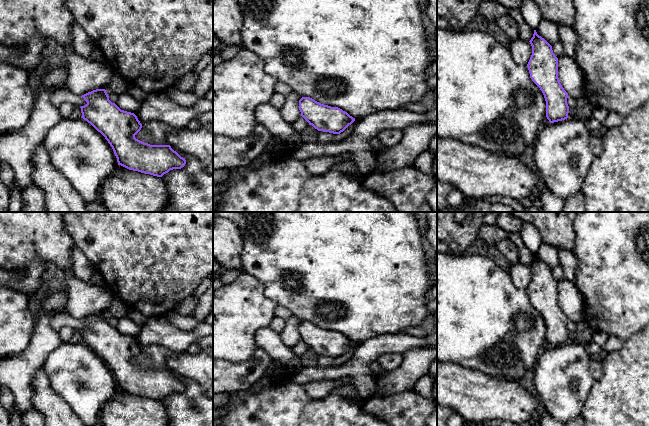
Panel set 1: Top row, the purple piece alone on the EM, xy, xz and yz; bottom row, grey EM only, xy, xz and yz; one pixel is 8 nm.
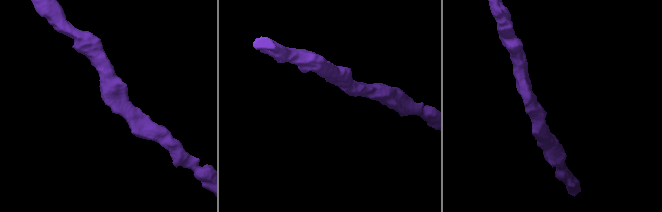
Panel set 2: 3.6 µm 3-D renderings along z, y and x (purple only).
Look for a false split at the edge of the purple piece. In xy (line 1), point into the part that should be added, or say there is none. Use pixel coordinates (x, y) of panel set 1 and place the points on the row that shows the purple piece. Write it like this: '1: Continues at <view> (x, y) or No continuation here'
1: No continuation here

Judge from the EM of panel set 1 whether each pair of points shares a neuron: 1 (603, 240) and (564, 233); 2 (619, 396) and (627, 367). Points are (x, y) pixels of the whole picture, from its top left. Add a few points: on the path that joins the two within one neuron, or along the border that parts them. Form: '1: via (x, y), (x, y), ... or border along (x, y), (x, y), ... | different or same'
1: border along (574, 222), (574, 248), (572, 252) | different
2: via (626, 389), (627, 374) | same

